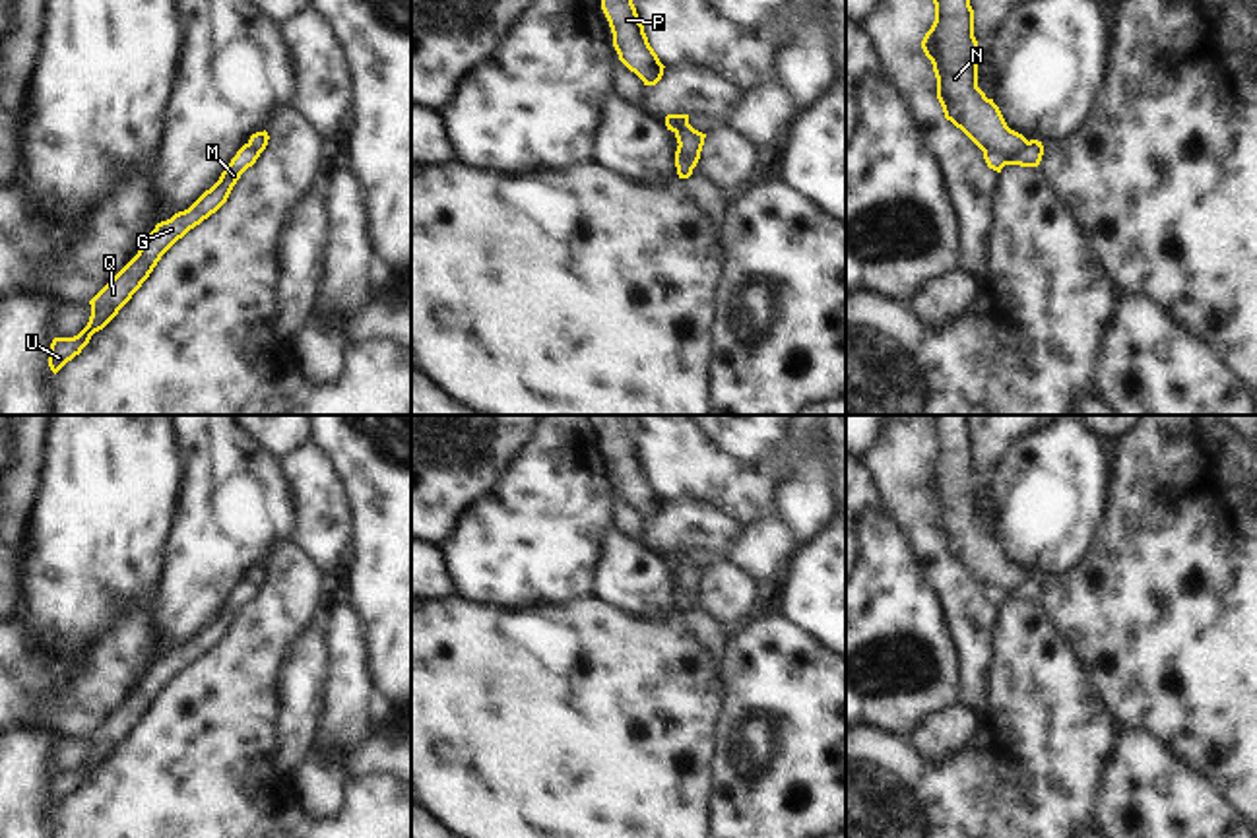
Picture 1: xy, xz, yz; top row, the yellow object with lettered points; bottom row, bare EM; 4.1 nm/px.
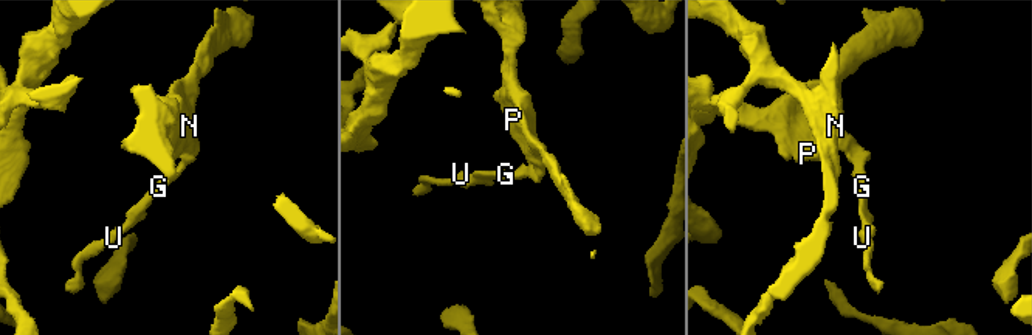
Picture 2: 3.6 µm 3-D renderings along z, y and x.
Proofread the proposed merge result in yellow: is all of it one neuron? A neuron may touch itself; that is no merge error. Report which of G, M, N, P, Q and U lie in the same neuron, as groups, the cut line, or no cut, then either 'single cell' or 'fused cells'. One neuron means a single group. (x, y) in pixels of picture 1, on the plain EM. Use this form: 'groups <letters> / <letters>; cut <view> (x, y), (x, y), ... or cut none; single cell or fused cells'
groups G M Q U / N P; cut yz (1029, 577), (1009, 590), (999, 590), (992, 582), (984, 586); fused cells

